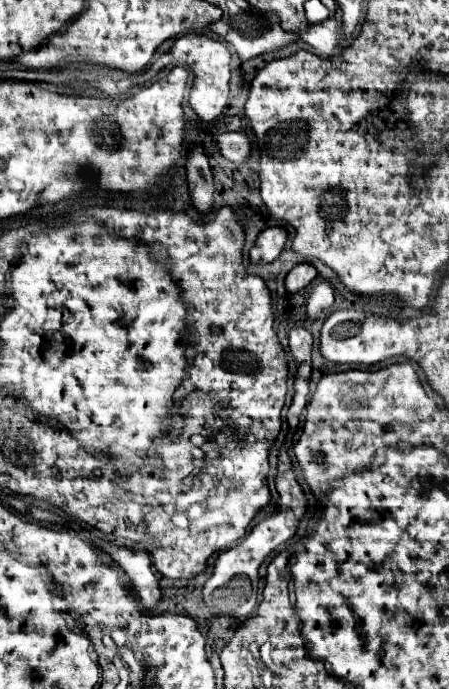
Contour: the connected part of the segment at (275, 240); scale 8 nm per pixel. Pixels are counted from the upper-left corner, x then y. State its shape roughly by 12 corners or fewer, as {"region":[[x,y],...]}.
{"region":[[281,227],[263,229],[249,251],[251,265],[273,263],[287,241]]}

